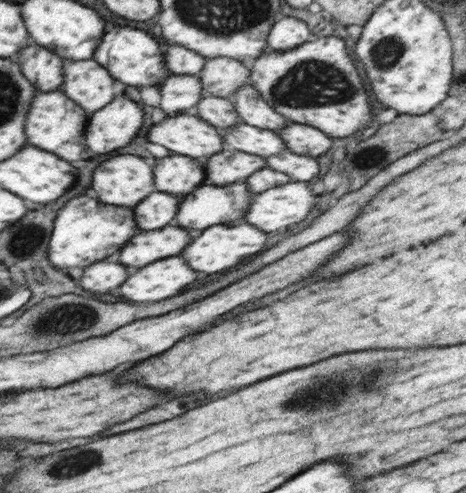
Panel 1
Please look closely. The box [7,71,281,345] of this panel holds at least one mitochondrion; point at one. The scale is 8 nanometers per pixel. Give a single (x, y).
(67, 319)

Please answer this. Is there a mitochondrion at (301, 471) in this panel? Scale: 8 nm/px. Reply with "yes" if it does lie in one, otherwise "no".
no

